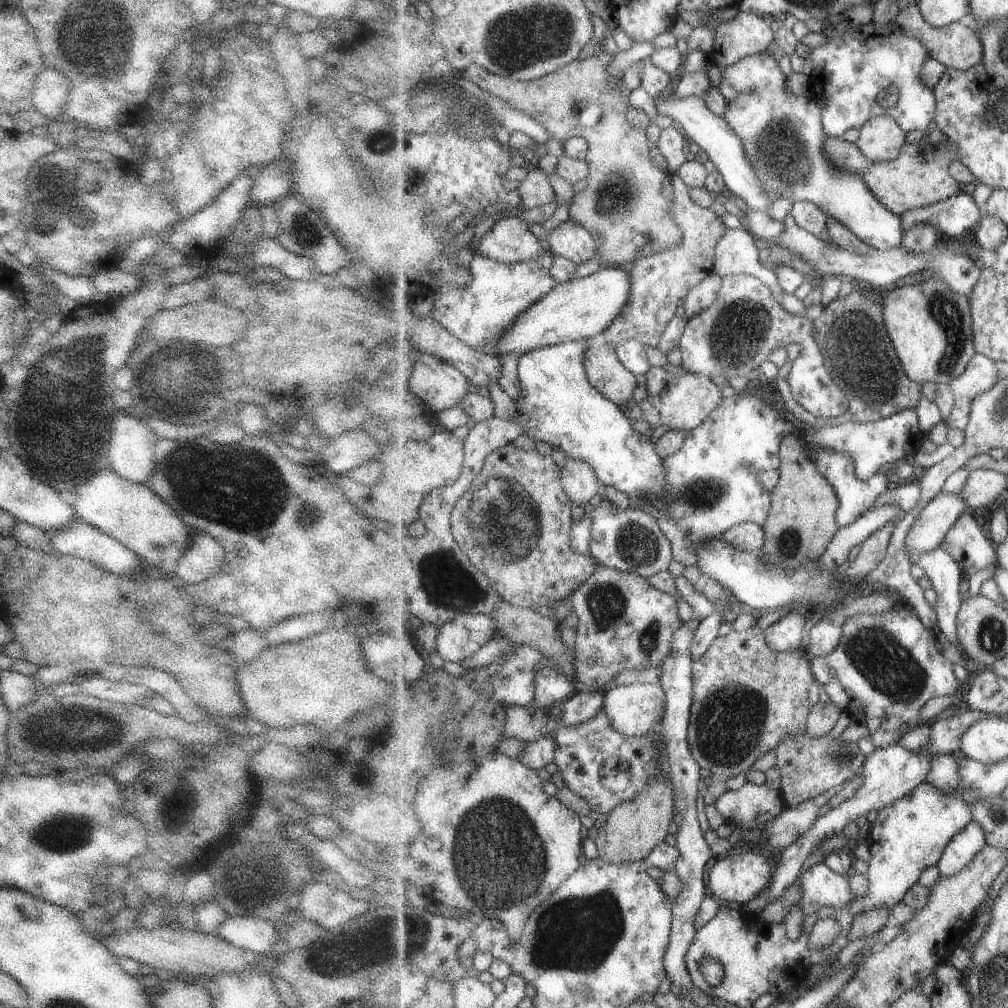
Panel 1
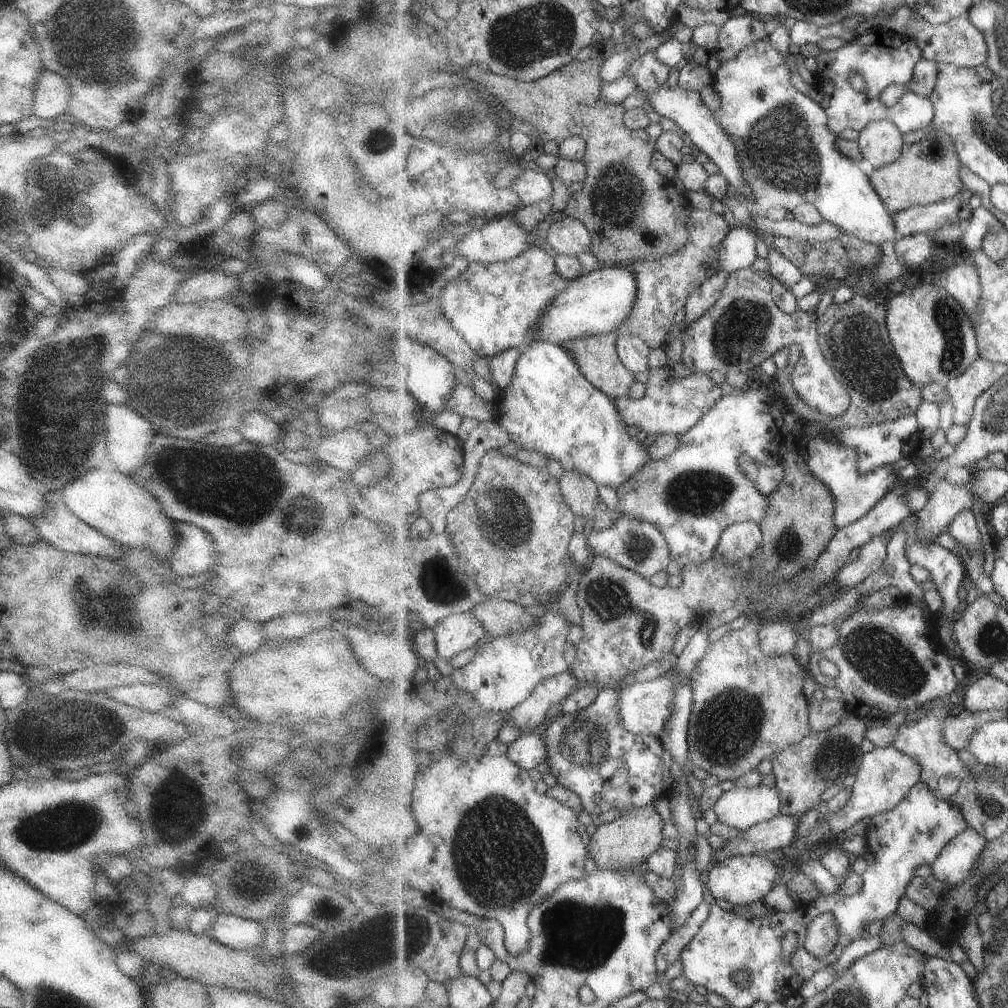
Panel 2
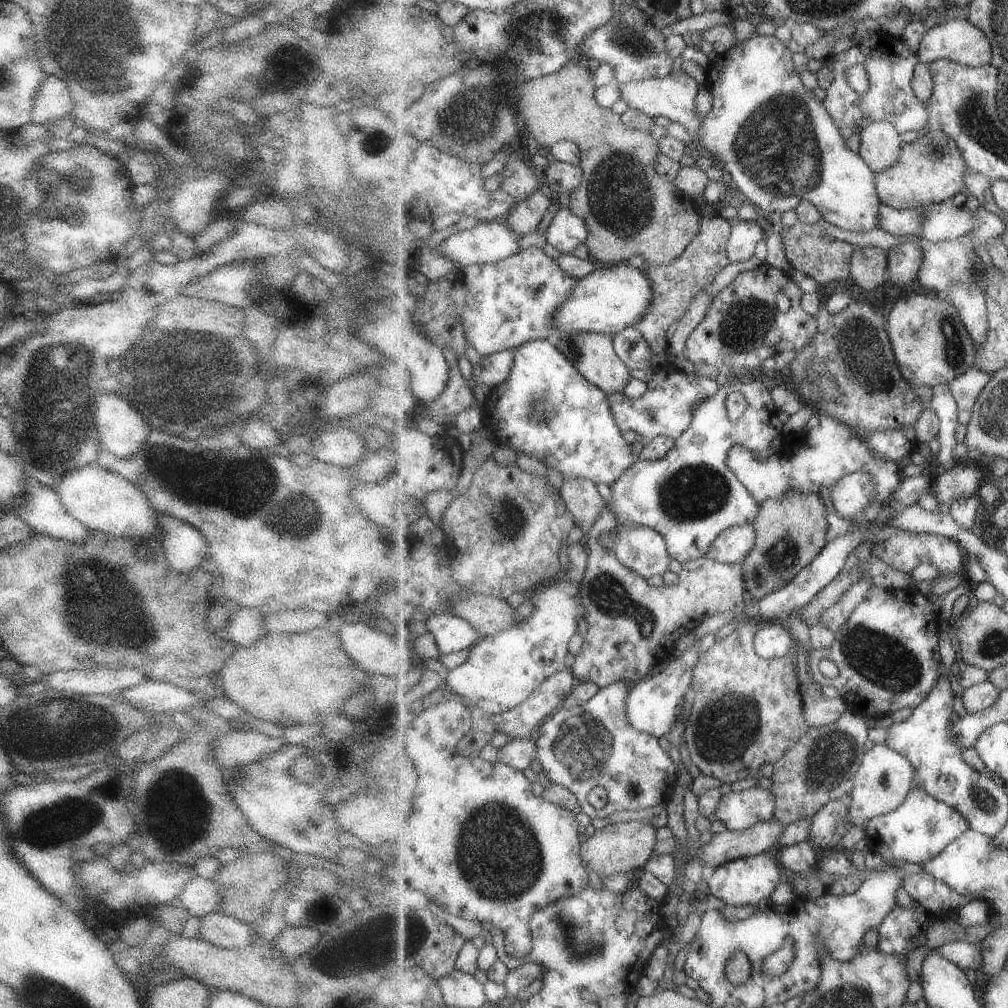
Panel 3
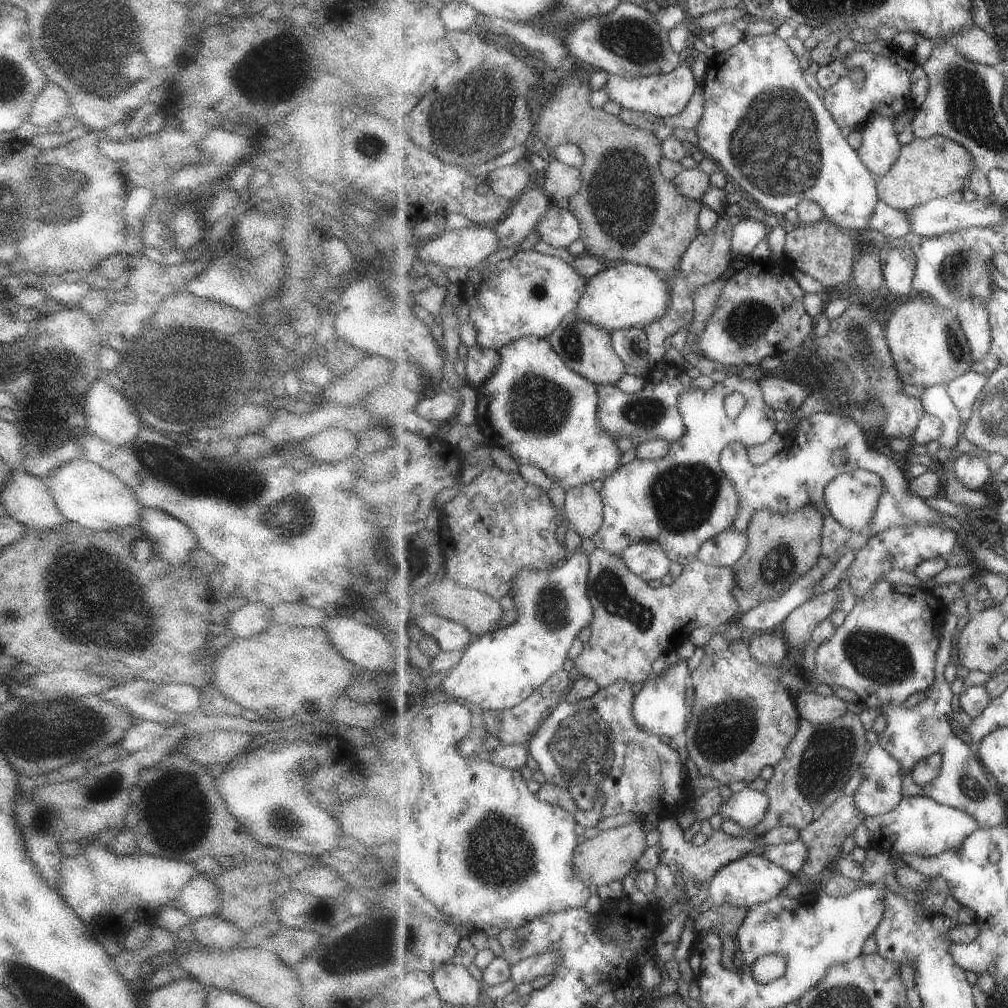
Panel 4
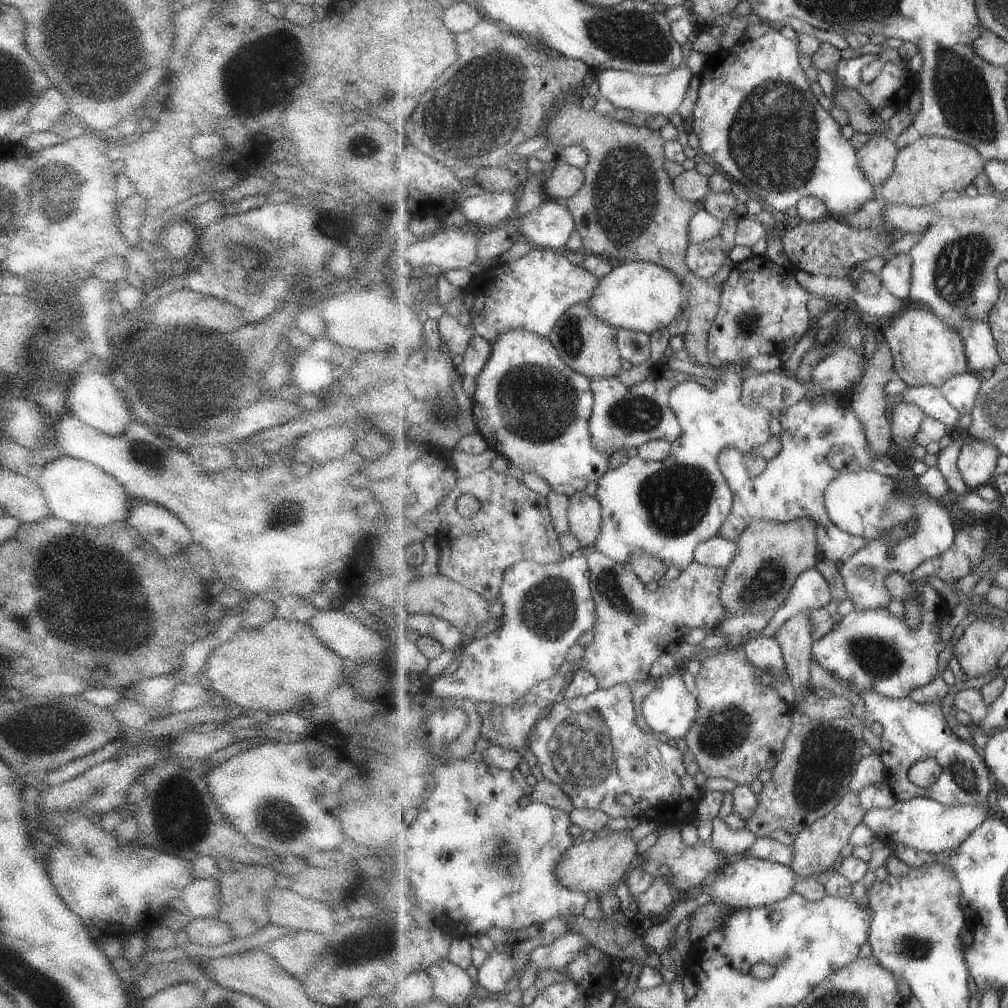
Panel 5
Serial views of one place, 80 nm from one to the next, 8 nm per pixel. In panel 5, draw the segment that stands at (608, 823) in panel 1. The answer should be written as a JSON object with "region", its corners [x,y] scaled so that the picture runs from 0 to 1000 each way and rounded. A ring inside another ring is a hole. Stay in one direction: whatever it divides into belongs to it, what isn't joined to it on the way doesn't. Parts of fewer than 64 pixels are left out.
{"region":[[[623,823],[610,824],[602,831],[590,829],[568,838],[563,847],[557,850],[552,859],[552,870],[560,880],[579,885],[584,889],[589,885],[588,889],[592,890],[592,887],[596,887],[599,883],[611,881],[618,868],[622,867],[630,849],[632,849],[632,835],[623,828]]]}

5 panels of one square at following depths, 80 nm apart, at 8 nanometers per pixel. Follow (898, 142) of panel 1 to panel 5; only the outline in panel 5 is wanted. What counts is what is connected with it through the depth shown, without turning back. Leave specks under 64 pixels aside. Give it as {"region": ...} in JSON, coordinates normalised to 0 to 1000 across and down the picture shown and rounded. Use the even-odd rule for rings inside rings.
{"region":[[[877,129],[865,133],[865,139],[851,149],[853,166],[865,184],[873,186],[885,173],[889,164],[891,151],[888,140],[880,139]]]}

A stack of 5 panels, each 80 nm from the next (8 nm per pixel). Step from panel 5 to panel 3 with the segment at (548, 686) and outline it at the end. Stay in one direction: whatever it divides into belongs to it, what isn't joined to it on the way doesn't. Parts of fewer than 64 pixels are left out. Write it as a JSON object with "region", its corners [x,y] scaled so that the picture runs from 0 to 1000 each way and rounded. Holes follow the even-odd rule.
{"region":[[[567,662],[548,669],[524,693],[507,704],[488,709],[489,718],[496,727],[508,733],[524,733],[525,728],[535,723],[568,685],[570,670]]]}

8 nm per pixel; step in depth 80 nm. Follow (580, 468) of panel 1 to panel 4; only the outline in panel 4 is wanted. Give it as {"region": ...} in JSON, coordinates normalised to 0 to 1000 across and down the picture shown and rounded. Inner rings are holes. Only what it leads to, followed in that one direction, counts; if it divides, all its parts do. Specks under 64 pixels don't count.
{"region":[[[586,479],[574,481],[561,488],[560,508],[567,523],[577,535],[587,534],[596,526],[599,500],[595,487]]]}

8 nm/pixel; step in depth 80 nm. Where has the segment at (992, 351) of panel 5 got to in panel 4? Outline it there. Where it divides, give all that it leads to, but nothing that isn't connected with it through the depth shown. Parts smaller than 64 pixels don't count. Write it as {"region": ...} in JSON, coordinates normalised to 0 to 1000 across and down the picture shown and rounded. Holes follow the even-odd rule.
{"region":[[[953,297],[948,309],[967,360],[975,357],[985,343],[980,308],[968,297]]]}

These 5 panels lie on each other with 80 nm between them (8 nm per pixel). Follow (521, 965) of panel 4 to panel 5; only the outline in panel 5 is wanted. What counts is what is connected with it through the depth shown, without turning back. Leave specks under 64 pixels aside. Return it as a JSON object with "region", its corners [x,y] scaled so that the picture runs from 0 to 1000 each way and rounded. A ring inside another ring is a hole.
{"region":[[[559,926],[555,931],[552,931],[548,936],[534,938],[525,948],[525,952],[518,962],[518,965],[525,958],[531,958],[531,963],[539,962],[555,962],[561,960],[563,956],[577,943],[587,938],[587,935],[576,926]]]}

